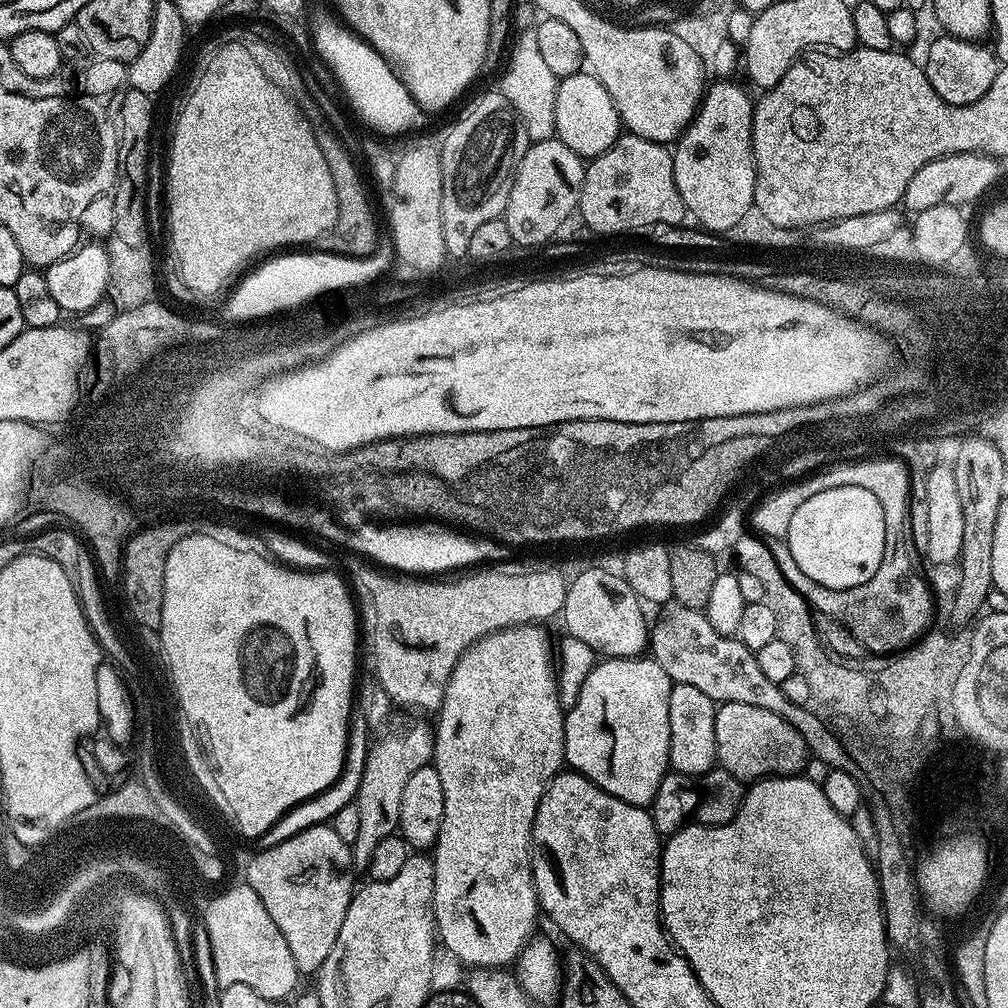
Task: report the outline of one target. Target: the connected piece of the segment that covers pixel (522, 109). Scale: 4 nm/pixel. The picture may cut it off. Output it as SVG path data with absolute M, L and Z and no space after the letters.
M528 30L524 32L516 40L516 45L511 45L510 54L512 57L508 60L508 69L504 72L504 78L501 84L498 84L498 90L512 104L516 112L520 113L520 118L527 126L527 134L529 141L536 143L538 141L551 140L555 137L556 131L556 85L558 78L554 74L550 74L550 70L546 67L546 61L542 59L542 54L538 50L538 38L535 31Z

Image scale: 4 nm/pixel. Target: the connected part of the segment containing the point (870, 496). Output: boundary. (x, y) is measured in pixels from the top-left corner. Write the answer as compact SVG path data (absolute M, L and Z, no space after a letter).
M838 484L830 490L822 490L822 494L814 494L814 498L806 498L798 510L794 510L794 518L790 518L788 531L788 551L793 554L799 569L816 583L832 588L857 588L870 578L874 578L874 570L882 562L884 543L886 542L886 526L889 521L884 517L885 505L880 502L870 489L853 484Z

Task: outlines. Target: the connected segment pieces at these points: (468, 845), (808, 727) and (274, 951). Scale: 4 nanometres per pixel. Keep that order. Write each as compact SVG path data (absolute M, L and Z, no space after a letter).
M523 624L517 628L507 628L501 632L491 632L488 636L483 636L477 644L471 644L460 656L460 660L454 666L454 670L450 674L450 682L444 691L444 700L438 709L438 717L440 721L435 721L434 731L436 734L436 750L434 753L434 766L438 770L438 779L442 781L442 826L438 830L438 838L434 847L431 849L430 855L432 865L434 866L434 894L432 895L432 914L436 917L436 931L438 933L439 943L453 956L456 960L461 960L467 967L472 970L504 970L509 966L515 965L516 960L520 957L520 952L528 941L533 939L536 928L536 915L541 915L540 900L536 896L536 887L534 886L534 878L532 877L532 827L534 826L534 814L538 814L538 802L542 802L542 794L546 794L548 783L551 782L558 773L565 767L564 762L564 714L565 709L560 705L560 692L556 688L556 673L554 667L554 640L548 637L547 627L538 624Z
M674 599L661 605L657 612L659 614L649 629L648 650L673 683L695 686L717 704L740 702L770 710L780 718L786 718L786 722L802 735L812 758L825 762L831 769L853 769L851 756L829 726L807 707L791 702L779 684L771 682L759 669L756 653L749 650L739 637L717 632L701 609L682 606Z
M240 882L237 888L228 888L221 896L207 903L209 913L209 927L212 931L212 948L210 962L216 971L216 980L221 989L229 988L235 984L250 986L262 998L267 1000L287 1001L286 998L296 988L298 973L294 966L294 957L290 955L290 946L286 946L286 938L282 938L282 930L274 926L274 918L266 912L266 906L262 904L262 898L247 883Z

